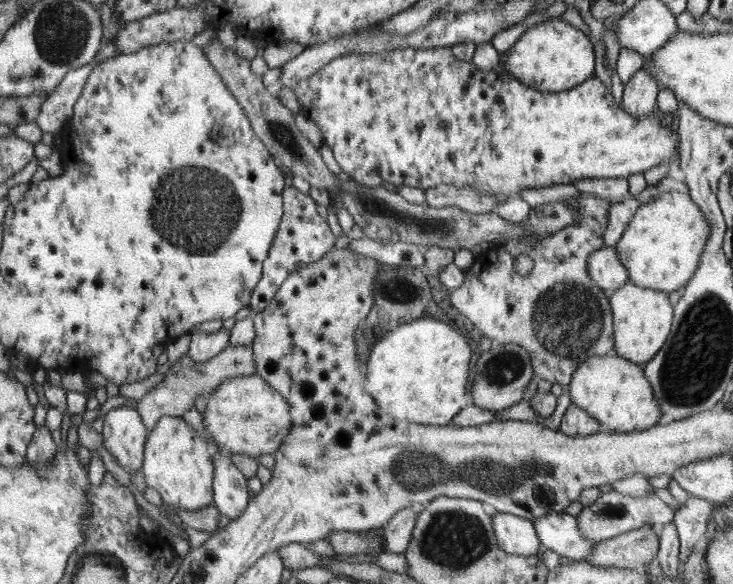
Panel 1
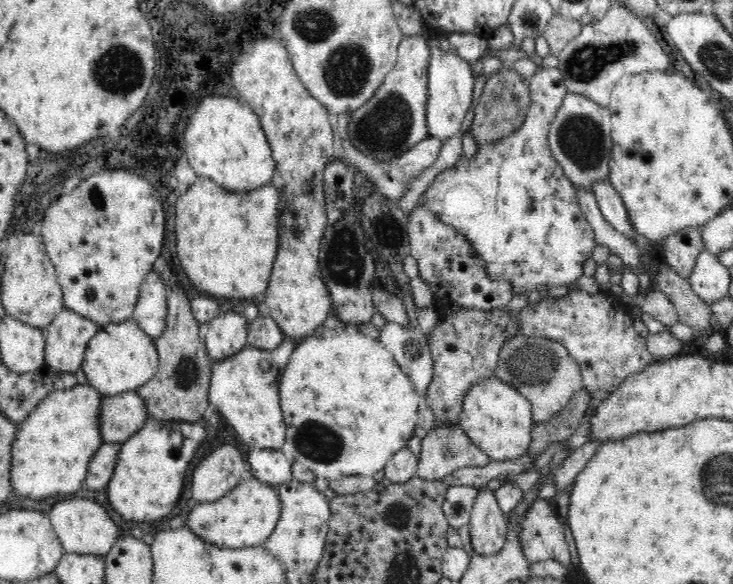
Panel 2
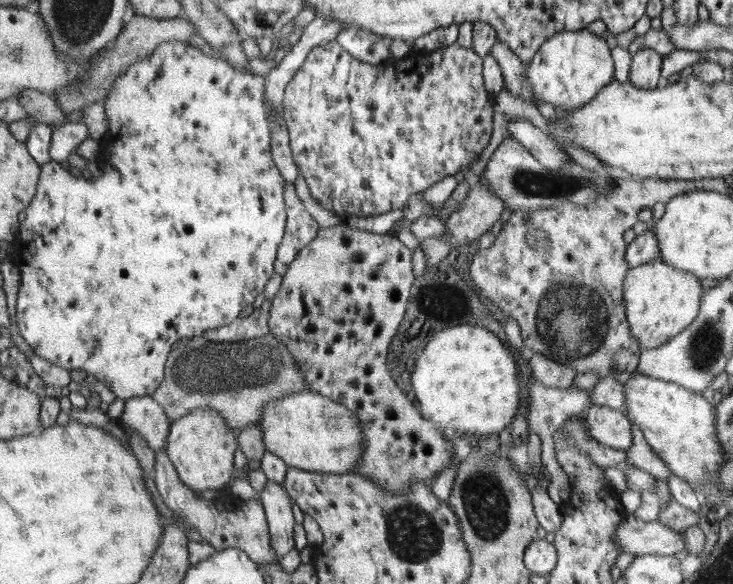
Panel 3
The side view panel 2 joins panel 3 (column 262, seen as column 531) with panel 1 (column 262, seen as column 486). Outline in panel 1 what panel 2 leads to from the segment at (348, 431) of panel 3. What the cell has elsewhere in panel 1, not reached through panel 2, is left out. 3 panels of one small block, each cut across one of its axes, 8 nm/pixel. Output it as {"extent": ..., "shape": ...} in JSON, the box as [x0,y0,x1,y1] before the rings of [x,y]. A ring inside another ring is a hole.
{"extent":[203,373,293,458],"shape":[[[256,373],[227,378],[221,382],[208,398],[203,419],[219,450],[227,454],[247,454],[254,458],[265,453],[274,455],[293,425],[291,406],[287,399]]]}

